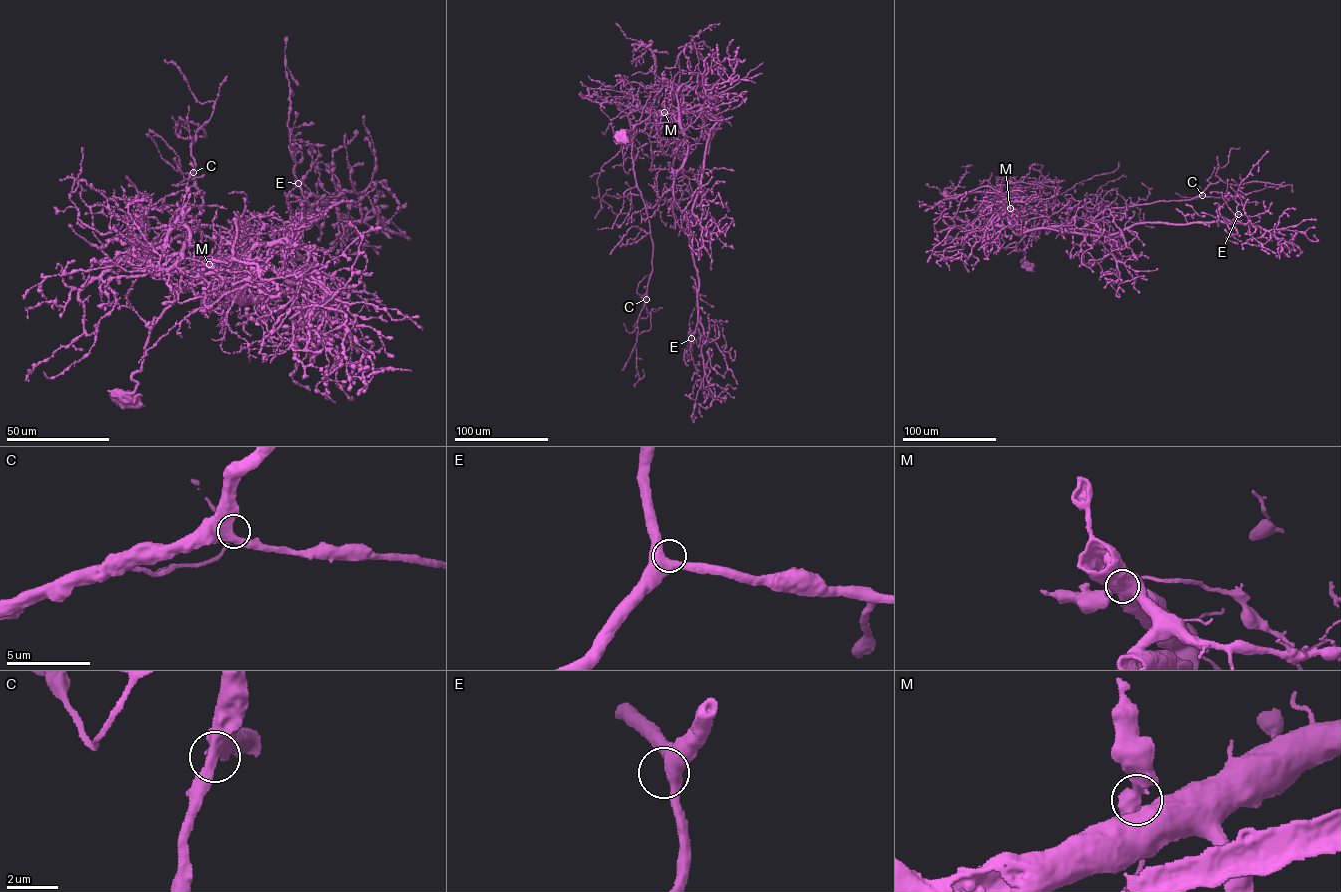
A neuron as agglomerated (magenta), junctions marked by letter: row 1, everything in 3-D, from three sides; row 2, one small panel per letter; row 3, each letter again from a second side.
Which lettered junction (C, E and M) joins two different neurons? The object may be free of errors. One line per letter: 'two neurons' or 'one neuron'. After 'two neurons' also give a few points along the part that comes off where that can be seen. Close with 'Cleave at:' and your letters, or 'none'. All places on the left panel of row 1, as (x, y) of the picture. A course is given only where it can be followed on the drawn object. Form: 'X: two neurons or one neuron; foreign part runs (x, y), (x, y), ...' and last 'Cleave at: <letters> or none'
C: one neuron
E: one neuron
M: two neurons; foreign part runs (209, 264), (241, 305), (178, 302), (144, 254), (203, 208), (206, 136), (180, 119), (179, 136)
Cleave at: M

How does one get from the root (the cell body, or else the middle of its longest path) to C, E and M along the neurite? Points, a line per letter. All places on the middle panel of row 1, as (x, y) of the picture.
C: (621, 137), (650, 113), (637, 109), (629, 115), (638, 151), (636, 185), (653, 244), (646, 299)
E: (621, 137), (649, 117), (677, 121), (685, 137), (683, 174), (700, 182), (689, 230), (698, 280), (691, 338)
M: (621, 137), (623, 131), (630, 131), (651, 114), (664, 112)

